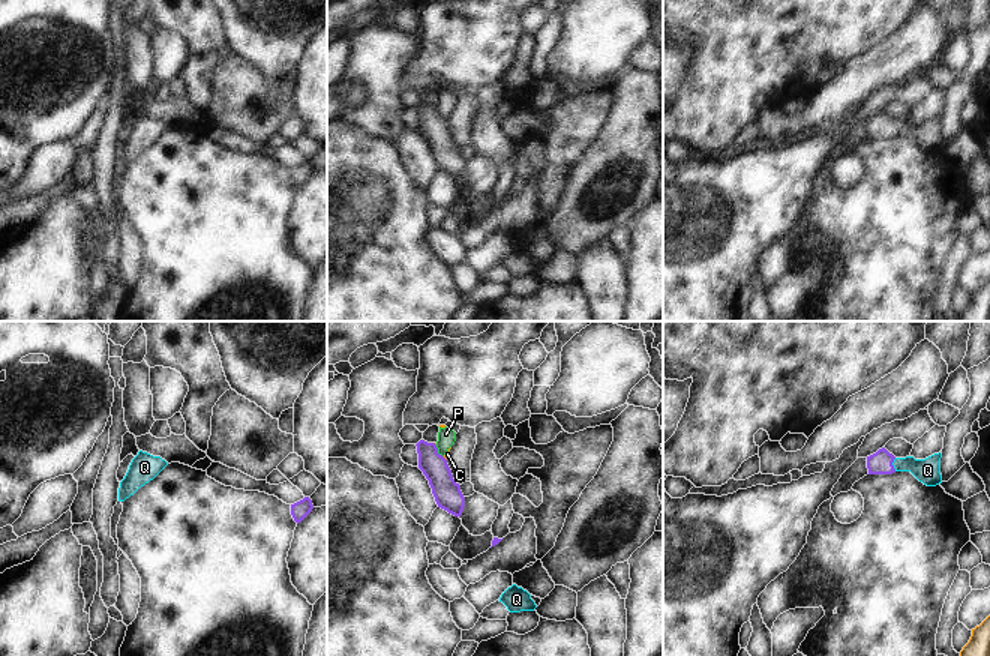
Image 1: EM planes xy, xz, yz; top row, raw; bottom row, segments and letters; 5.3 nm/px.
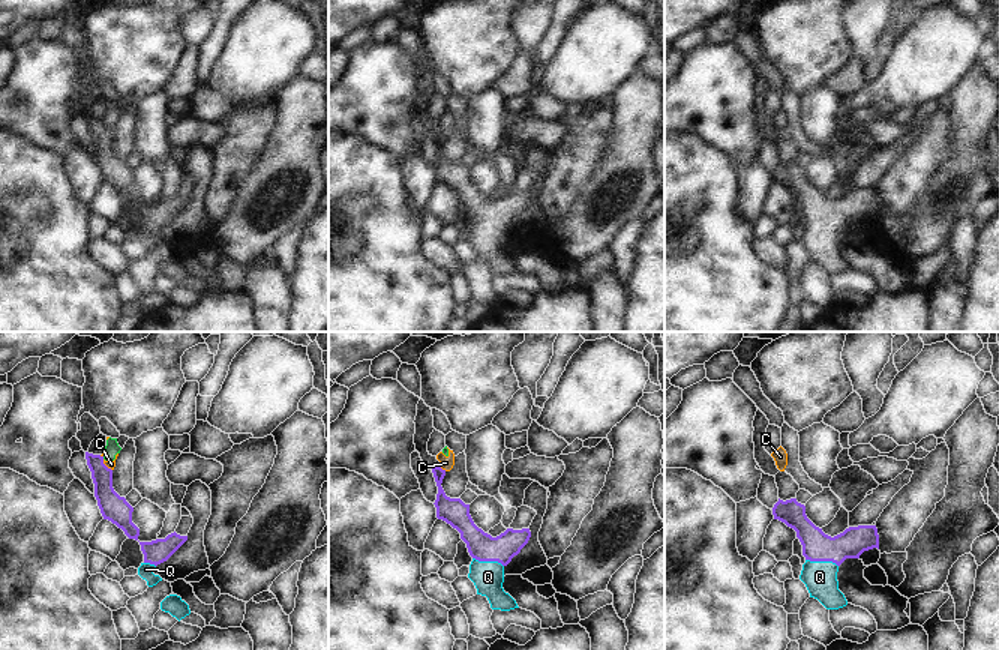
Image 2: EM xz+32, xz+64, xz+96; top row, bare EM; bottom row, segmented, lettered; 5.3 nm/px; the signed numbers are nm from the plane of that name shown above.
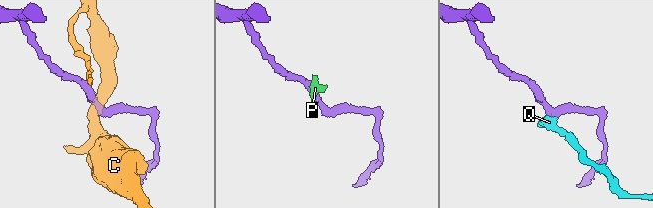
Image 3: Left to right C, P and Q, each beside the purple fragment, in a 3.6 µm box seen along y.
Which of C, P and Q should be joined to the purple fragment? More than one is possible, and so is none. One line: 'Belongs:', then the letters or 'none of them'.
Belongs: Q

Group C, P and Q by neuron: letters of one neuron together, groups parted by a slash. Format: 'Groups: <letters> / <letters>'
Groups: C P / Q.

